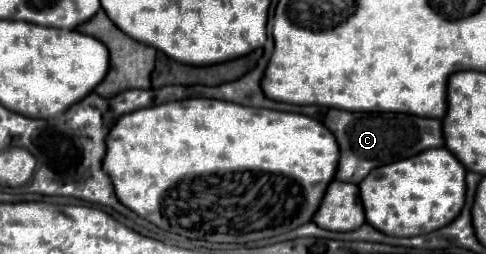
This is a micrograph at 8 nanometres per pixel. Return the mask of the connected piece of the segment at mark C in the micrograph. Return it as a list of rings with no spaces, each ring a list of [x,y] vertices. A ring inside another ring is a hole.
[[[329,110],[323,122],[335,134],[341,148],[339,168],[335,174],[335,180],[341,180],[341,182],[359,184],[373,168],[411,158],[427,148],[441,148],[445,144],[441,120],[435,120],[435,118]]]

